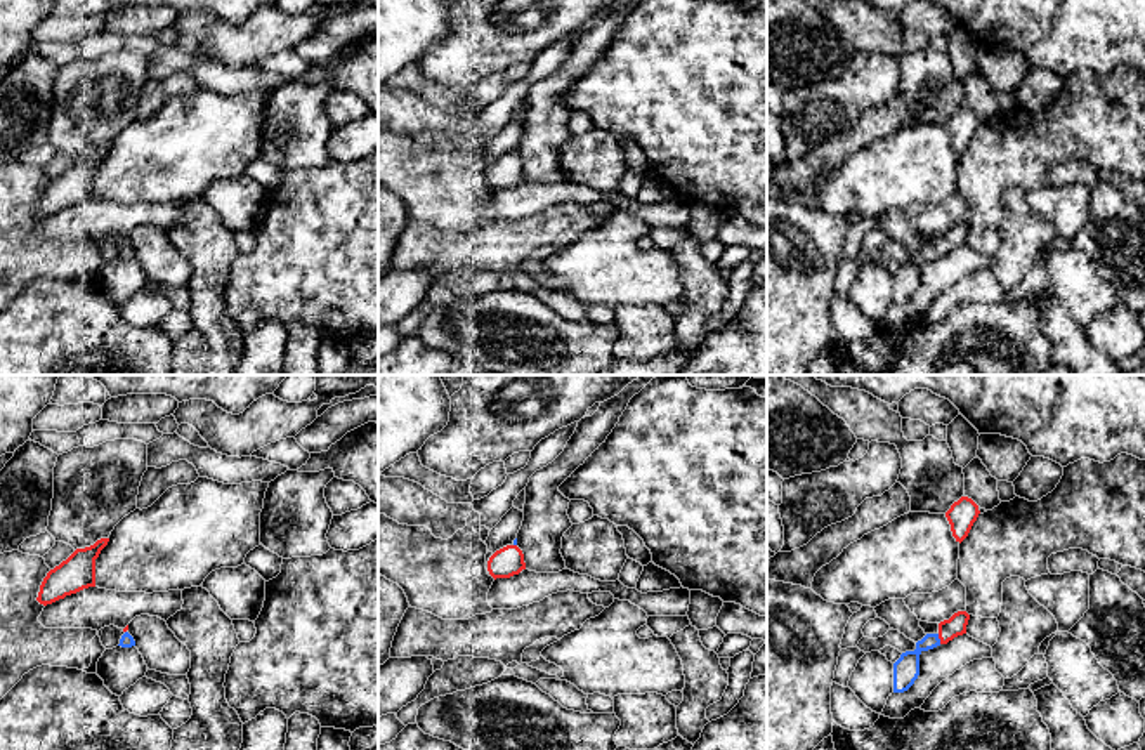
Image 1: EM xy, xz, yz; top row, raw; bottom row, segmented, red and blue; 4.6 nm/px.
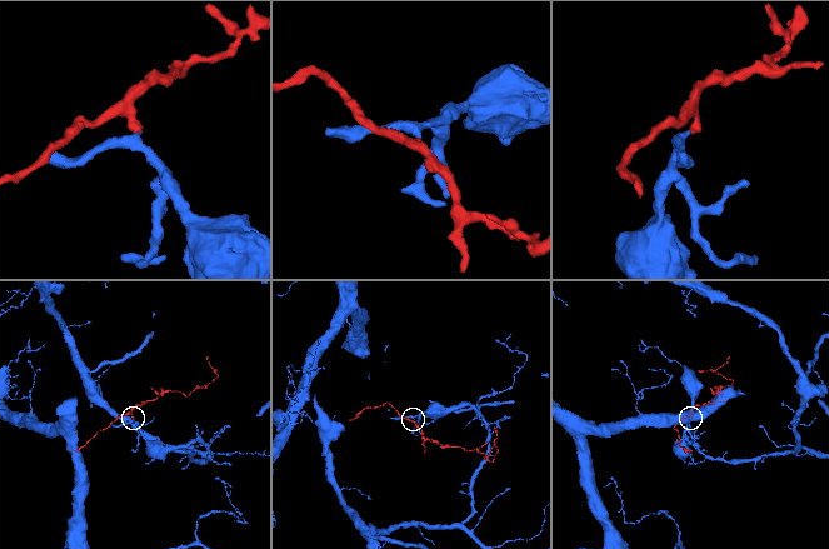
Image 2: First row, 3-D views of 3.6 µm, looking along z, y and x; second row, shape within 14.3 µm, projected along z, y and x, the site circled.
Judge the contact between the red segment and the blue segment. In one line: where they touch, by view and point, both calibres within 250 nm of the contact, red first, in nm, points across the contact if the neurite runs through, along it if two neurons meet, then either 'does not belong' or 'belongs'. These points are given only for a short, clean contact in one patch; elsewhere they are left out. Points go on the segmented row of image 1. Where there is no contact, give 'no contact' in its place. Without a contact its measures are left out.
yz (939, 638) | 100/120 nm | across yz (956, 625), (939, 638), (929, 641), (906, 669) | belongs

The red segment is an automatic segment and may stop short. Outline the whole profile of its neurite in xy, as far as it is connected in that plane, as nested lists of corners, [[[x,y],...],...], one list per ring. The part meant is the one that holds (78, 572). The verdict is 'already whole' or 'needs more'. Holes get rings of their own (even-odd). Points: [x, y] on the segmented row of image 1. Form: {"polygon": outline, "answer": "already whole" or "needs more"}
{"polygon": [[[101,538],[90,547],[76,549],[66,561],[50,569],[40,585],[36,601],[47,606],[83,589],[95,587],[95,559],[108,542],[109,538]]], "answer": "already whole"}

